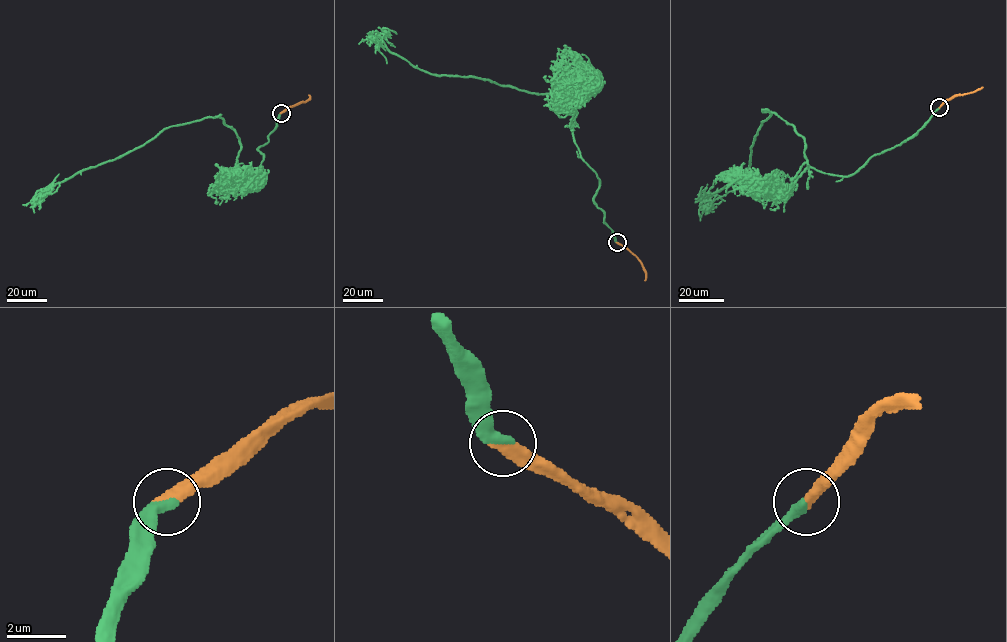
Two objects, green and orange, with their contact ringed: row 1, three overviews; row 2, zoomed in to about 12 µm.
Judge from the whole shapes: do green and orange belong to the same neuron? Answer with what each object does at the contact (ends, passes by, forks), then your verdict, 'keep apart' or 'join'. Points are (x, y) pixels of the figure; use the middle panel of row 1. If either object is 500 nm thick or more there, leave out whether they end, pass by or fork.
green ends there; orange ends there; join

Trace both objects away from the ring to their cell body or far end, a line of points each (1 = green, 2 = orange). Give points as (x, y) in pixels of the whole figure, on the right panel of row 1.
1: (939, 107), (847, 176), (811, 167), (795, 128), (764, 109), (771, 113), (747, 168), (696, 199), (703, 186)
2: (939, 107), (947, 99), (983, 87)

